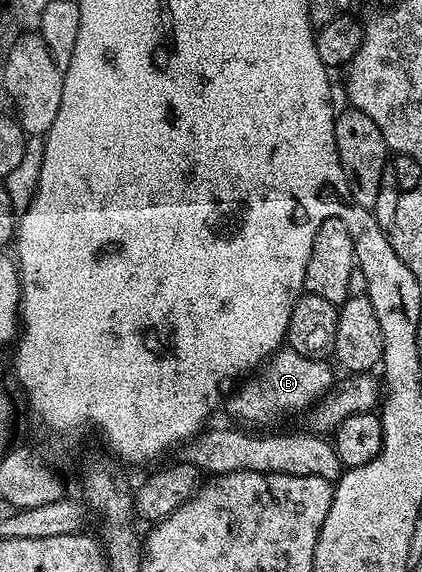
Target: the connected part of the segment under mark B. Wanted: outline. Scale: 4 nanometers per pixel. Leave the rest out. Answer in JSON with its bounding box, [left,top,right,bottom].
[224,348,335,422]

